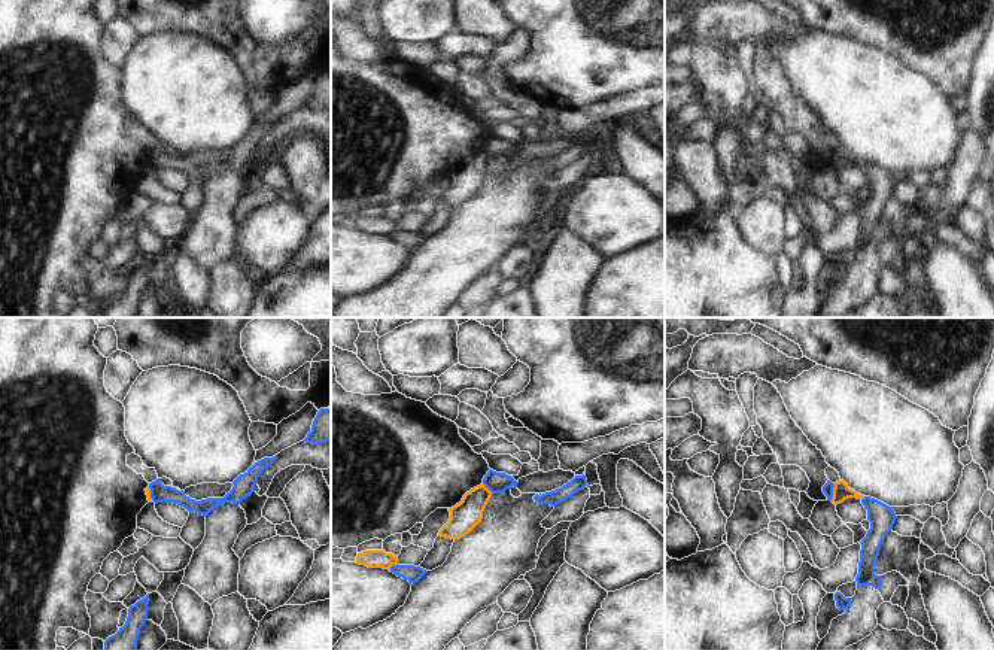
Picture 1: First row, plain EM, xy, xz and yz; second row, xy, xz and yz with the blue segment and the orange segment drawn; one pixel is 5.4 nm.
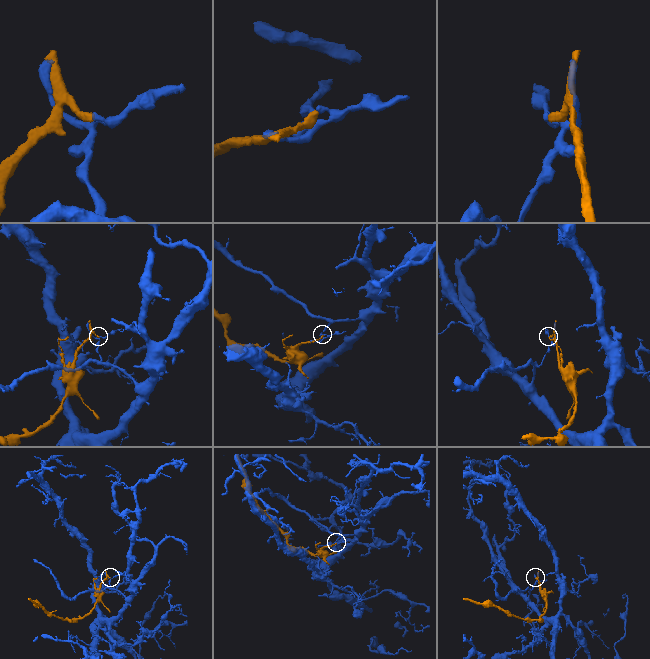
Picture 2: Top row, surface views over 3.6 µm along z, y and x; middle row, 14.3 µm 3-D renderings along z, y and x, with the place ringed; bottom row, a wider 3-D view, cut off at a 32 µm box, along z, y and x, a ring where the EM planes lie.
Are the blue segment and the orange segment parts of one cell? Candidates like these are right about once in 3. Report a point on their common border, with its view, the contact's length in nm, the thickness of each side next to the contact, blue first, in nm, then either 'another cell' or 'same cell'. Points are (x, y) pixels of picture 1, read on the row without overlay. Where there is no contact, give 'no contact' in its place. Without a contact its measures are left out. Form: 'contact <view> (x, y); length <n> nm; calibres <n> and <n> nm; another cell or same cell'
contact yz (832, 158); length 100 nm; calibres 60 and 90 nm; another cell

